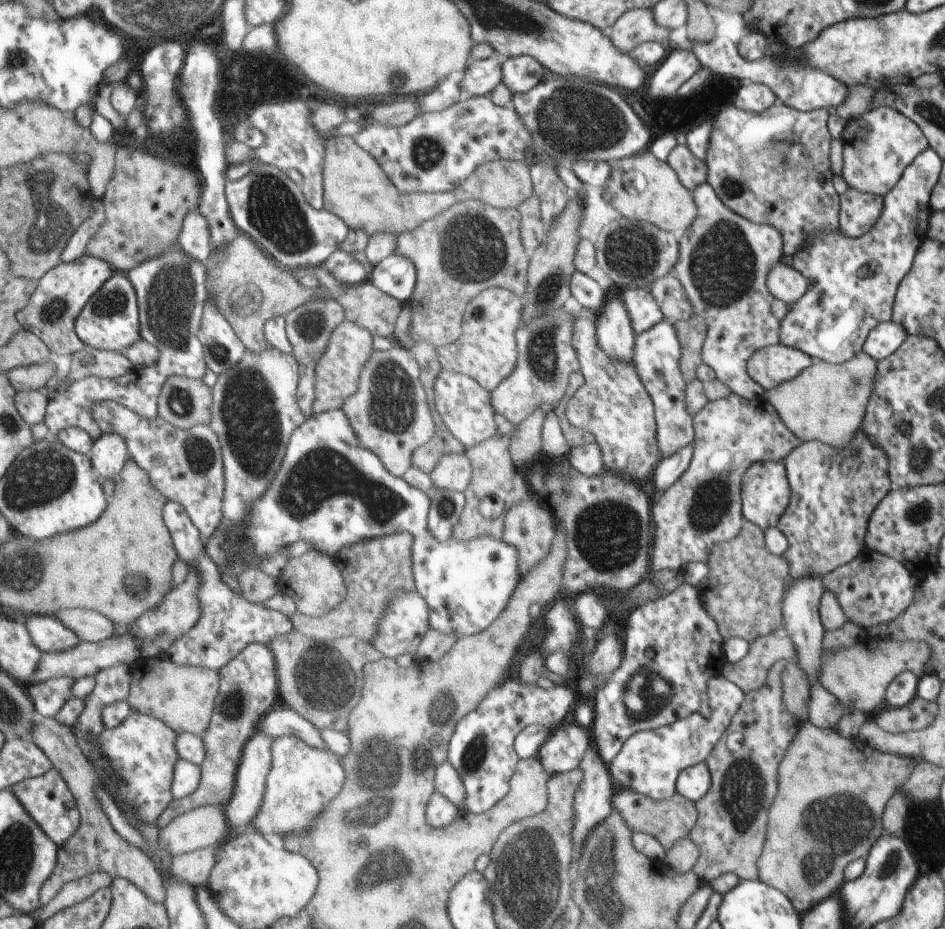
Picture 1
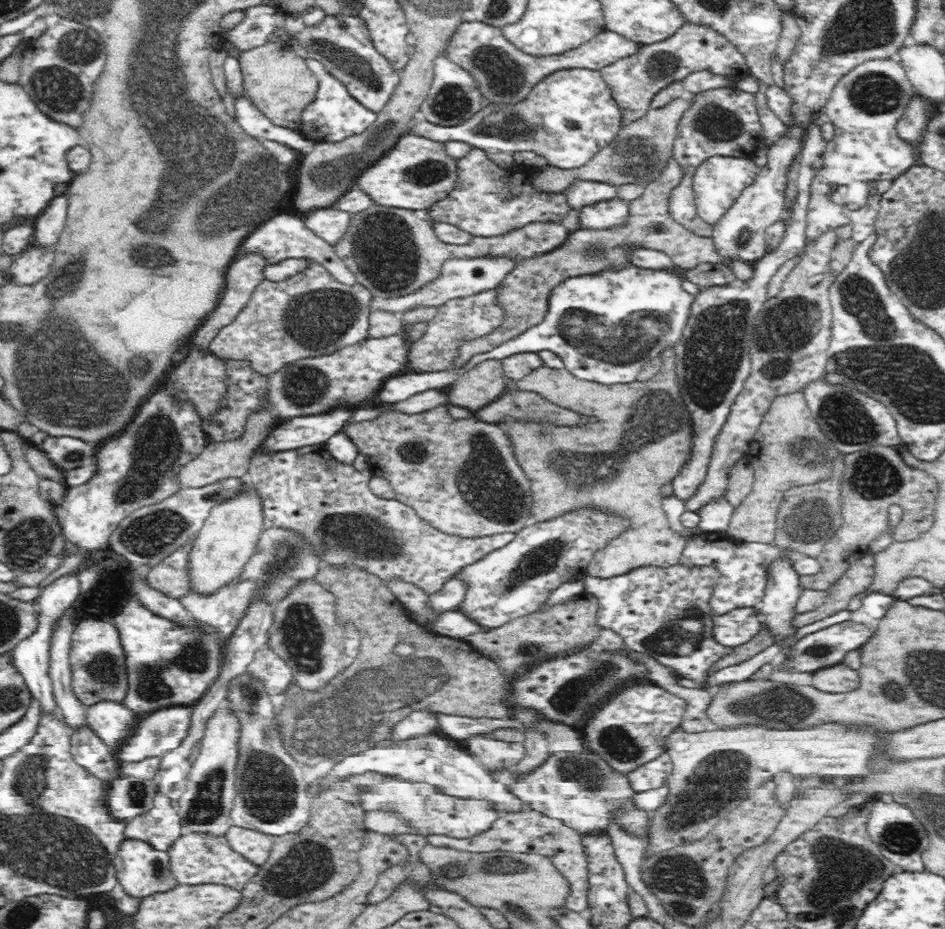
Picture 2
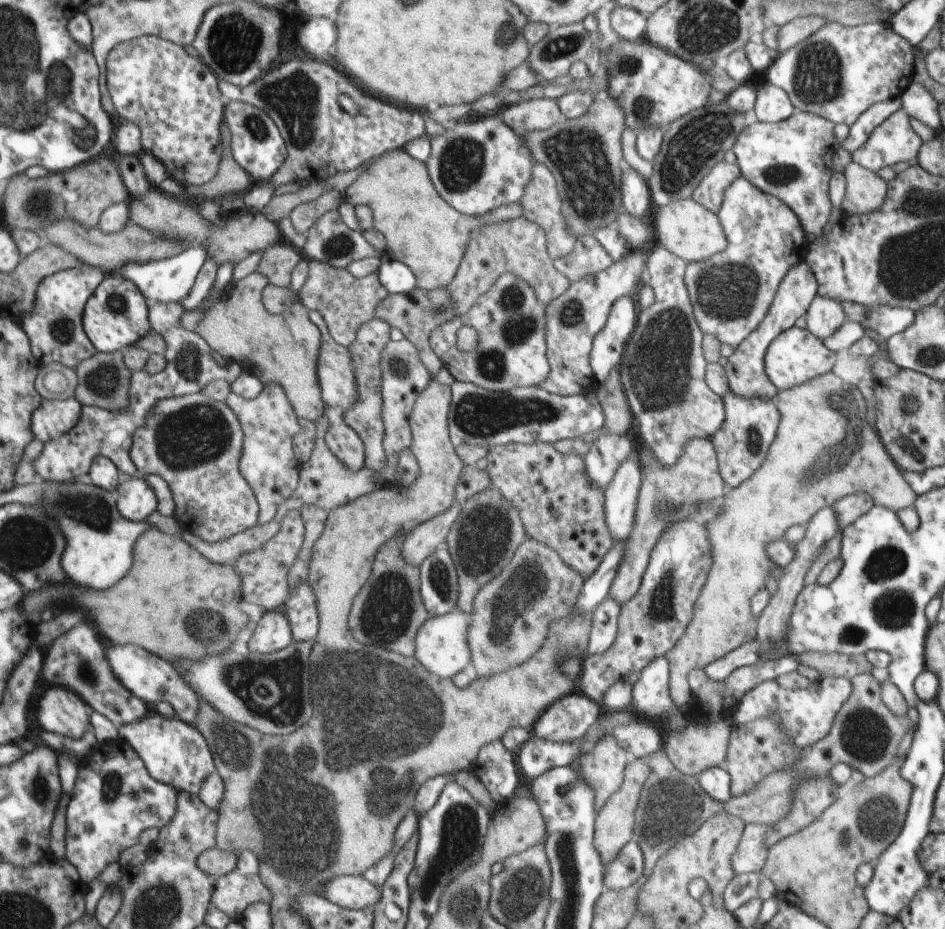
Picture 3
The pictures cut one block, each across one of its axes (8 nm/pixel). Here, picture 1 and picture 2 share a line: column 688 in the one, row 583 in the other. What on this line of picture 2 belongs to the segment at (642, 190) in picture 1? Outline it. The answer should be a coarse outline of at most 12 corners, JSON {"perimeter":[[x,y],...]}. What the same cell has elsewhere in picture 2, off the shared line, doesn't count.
{"perimeter":[[252,484],[214,506],[186,574],[208,596],[236,580],[264,534]]}

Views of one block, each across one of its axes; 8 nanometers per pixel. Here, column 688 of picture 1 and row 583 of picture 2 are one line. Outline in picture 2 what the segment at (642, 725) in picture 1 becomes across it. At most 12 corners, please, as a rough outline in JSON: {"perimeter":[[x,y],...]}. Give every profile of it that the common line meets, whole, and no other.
{"perimeter":[[716,568],[584,576],[598,624],[706,690]]}

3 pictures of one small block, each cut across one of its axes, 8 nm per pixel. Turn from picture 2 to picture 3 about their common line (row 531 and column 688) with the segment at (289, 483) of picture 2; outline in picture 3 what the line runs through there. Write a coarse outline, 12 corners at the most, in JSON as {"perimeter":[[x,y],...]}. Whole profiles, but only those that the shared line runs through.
{"perimeter":[[659,244],[621,358],[643,442],[679,462],[725,404],[707,386],[687,262]]}

